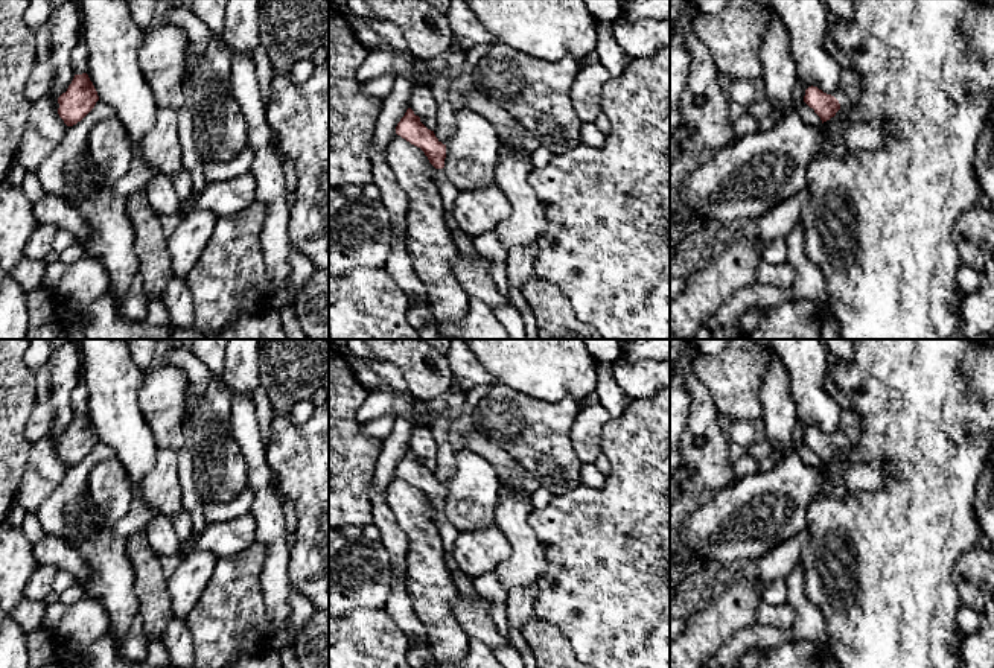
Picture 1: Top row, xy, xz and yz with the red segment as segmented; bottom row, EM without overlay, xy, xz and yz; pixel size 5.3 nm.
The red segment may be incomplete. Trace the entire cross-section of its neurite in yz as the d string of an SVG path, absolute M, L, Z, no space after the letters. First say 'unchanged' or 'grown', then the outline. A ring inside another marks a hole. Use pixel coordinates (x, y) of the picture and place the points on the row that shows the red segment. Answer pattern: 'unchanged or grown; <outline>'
grown; M846 68L840 75L839 90L833 96L811 85L805 90L804 102L814 110L824 123L834 117L840 108L854 108L859 103L860 93L860 75L852 68Z

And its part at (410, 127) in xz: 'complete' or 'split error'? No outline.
split error

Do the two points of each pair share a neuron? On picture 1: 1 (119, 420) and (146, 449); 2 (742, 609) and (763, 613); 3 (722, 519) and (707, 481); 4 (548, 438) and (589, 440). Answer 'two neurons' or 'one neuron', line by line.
1: one neuron
2: two neurons
3: two neurons
4: two neurons

